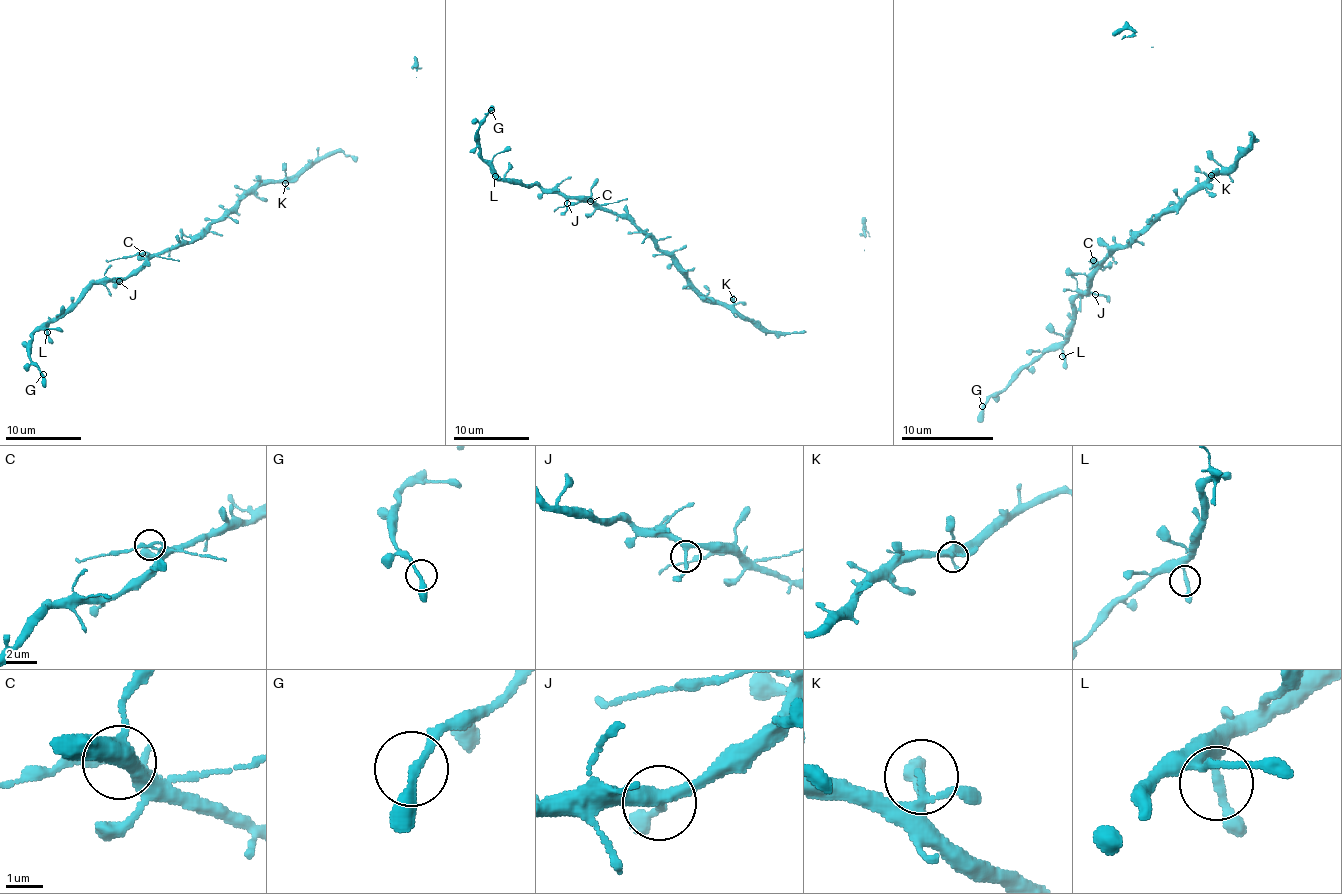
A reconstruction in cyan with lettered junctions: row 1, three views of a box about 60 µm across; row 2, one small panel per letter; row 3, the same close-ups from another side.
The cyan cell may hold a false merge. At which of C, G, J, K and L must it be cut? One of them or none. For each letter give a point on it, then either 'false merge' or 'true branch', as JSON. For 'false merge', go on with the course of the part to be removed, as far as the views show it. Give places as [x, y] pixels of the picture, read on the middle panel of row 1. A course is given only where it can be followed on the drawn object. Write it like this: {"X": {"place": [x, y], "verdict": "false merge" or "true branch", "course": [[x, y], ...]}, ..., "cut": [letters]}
{"C": {"place": [590, 201], "verdict": "false merge", "course": [[589, 201], [608, 204], [627, 199]]}, "G": {"place": [491, 110], "verdict": "true branch"}, "J": {"place": [567, 203], "verdict": "true branch"}, "K": {"place": [733, 299], "verdict": "true branch"}, "L": {"place": [495, 176], "verdict": "true branch"}, "cut": ["C"]}

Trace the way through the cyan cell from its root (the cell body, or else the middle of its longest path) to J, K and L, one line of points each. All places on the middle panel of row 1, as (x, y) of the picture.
J: (671, 258), (627, 220), (601, 210), (589, 201), (569, 199), (567, 203)
K: (671, 258), (675, 267), (703, 295), (728, 305), (733, 303), (733, 299)
L: (671, 258), (627, 220), (601, 210), (589, 201), (546, 193), (538, 185), (510, 184), (495, 176)

